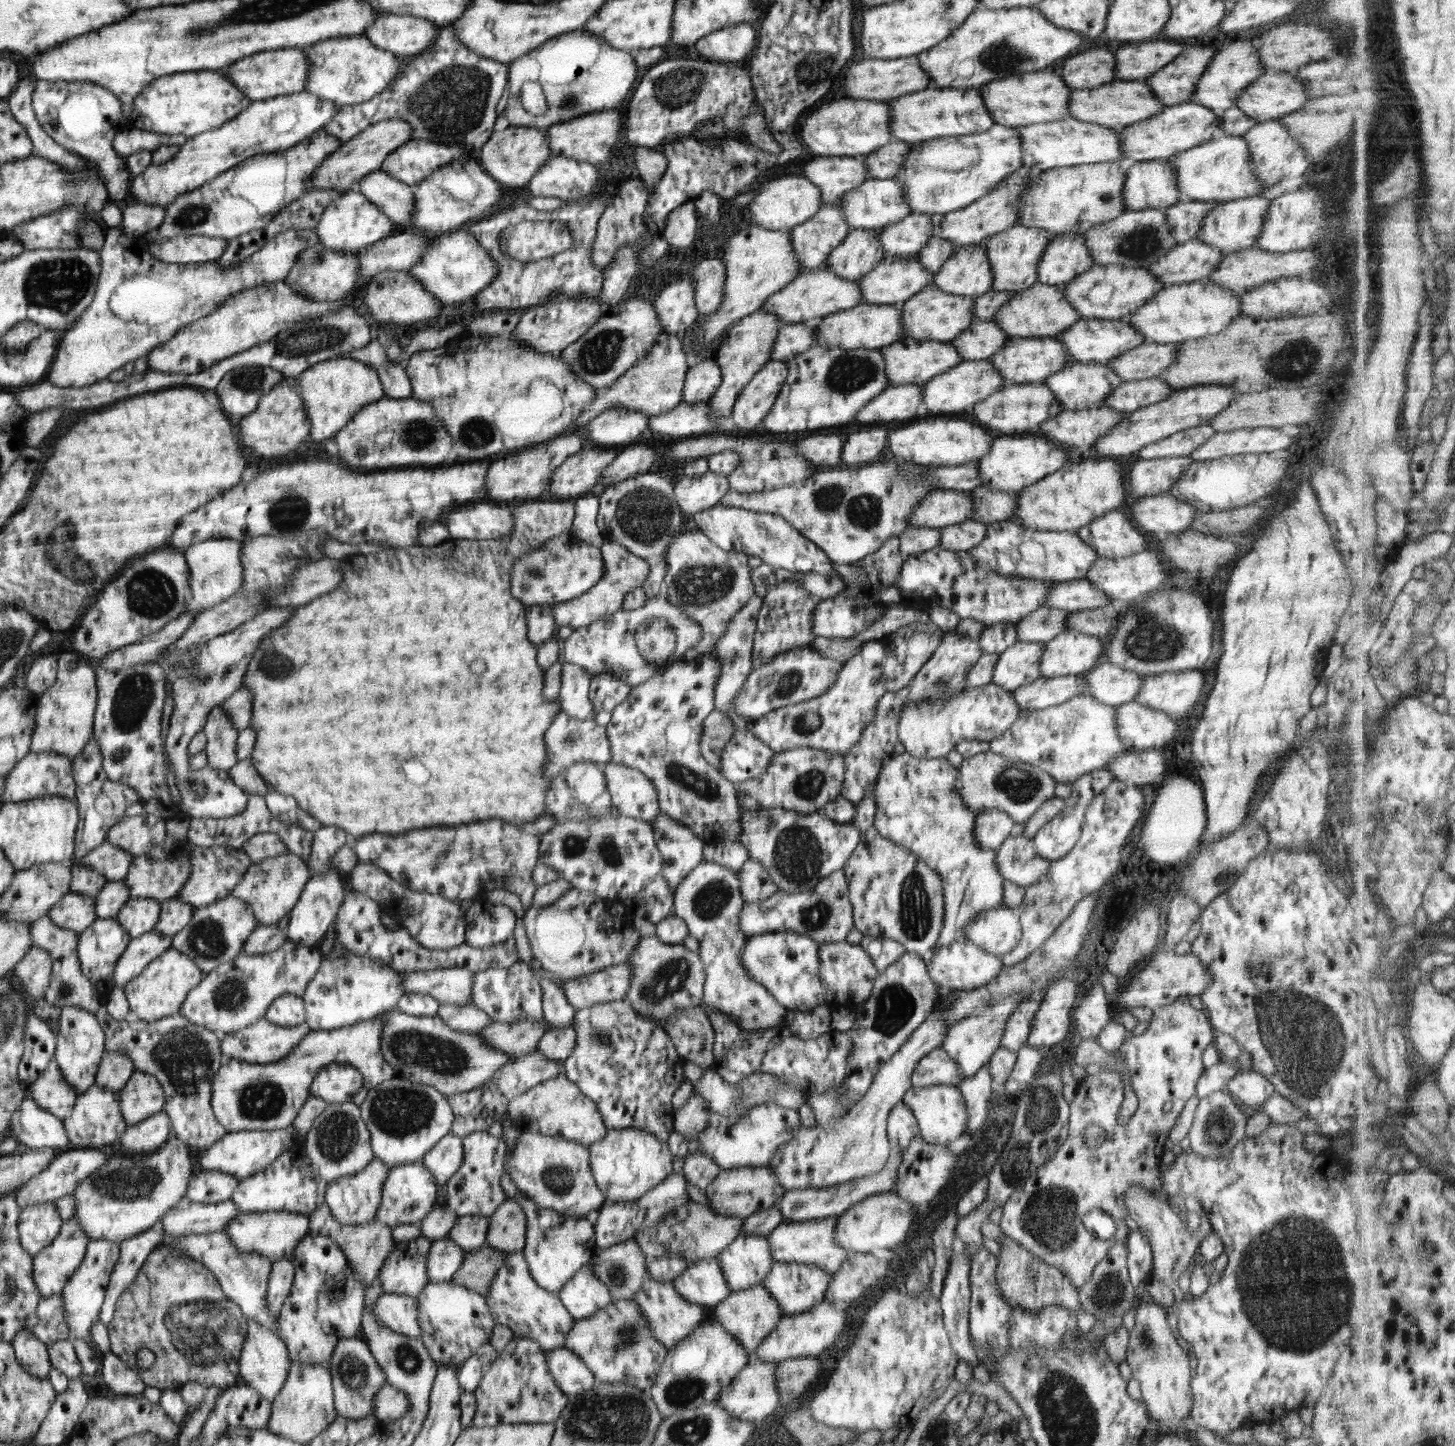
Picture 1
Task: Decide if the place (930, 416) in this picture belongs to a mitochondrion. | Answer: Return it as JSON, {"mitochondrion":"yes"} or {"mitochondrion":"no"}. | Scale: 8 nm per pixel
{"mitochondrion":"no"}

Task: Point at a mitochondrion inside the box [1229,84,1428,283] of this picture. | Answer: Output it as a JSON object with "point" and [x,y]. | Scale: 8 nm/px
{"point":[1368,155]}

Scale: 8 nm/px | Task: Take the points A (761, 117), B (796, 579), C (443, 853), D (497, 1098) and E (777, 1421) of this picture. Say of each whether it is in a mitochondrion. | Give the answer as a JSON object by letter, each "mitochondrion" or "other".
{"A":"other","B":"other","C":"mitochondrion","D":"other","E":"other"}

